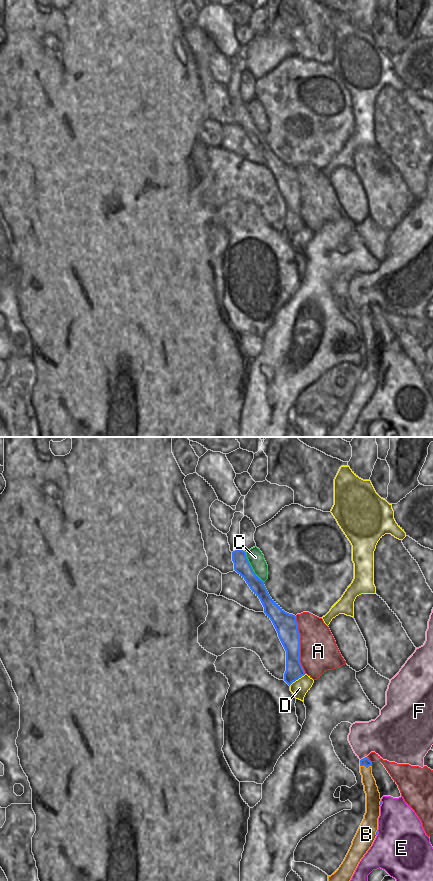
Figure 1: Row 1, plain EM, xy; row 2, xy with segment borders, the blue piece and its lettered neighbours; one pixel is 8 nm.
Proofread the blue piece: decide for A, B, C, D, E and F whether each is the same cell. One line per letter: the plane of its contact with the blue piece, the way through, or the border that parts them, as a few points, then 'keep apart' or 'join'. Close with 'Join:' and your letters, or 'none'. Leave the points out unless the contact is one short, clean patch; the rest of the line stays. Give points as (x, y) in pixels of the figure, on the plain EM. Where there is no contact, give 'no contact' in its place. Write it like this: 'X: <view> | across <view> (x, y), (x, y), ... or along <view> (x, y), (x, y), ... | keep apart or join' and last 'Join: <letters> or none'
A: xy | keep apart
B: xy | join
C: xy | keep apart
D: xy | keep apart
E: xy | keep apart
F: xy | keep apart
Join: B

